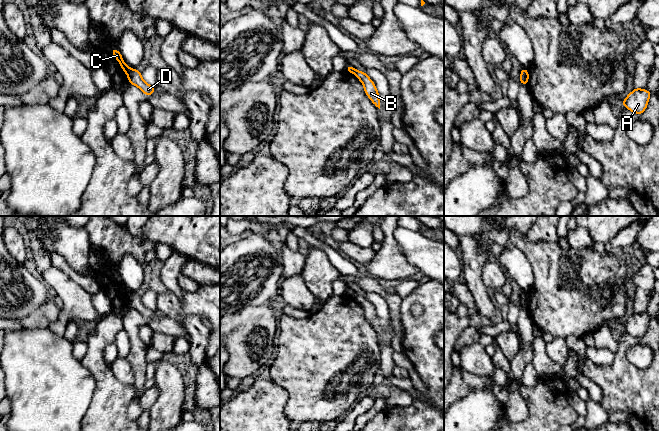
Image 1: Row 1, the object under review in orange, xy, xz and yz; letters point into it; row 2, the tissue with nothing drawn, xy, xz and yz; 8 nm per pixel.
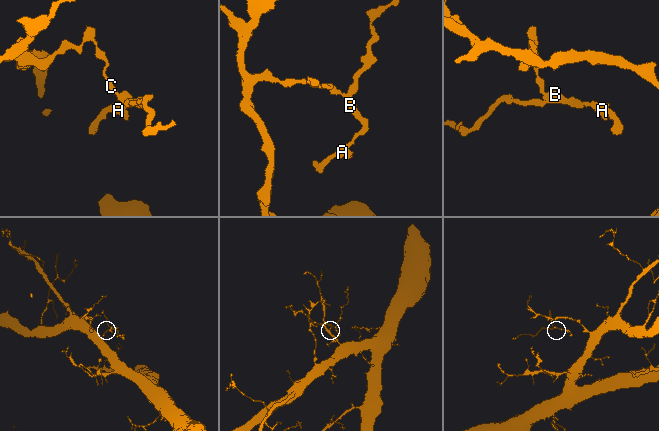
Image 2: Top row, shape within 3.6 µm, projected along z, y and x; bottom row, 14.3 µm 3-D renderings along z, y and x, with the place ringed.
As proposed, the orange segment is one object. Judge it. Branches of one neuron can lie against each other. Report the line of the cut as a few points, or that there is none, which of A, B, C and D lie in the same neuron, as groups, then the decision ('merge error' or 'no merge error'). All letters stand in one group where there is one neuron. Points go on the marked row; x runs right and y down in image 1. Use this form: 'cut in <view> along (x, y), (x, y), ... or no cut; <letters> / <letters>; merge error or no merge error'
cut in xy along (131, 68), (127, 74); A B D / C; merge error

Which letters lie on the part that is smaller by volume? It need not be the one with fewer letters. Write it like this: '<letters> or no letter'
A, B, D

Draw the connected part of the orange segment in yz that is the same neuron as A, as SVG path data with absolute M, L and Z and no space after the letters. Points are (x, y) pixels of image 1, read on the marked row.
M635 88L622 101L622 106L626 107L632 113L643 114L651 95L651 92L647 89Z

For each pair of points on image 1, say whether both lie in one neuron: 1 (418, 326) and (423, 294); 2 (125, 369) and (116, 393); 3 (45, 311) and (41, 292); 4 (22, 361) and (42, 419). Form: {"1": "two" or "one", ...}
{"1": "one", "2": "two", "3": "two", "4": "one"}

